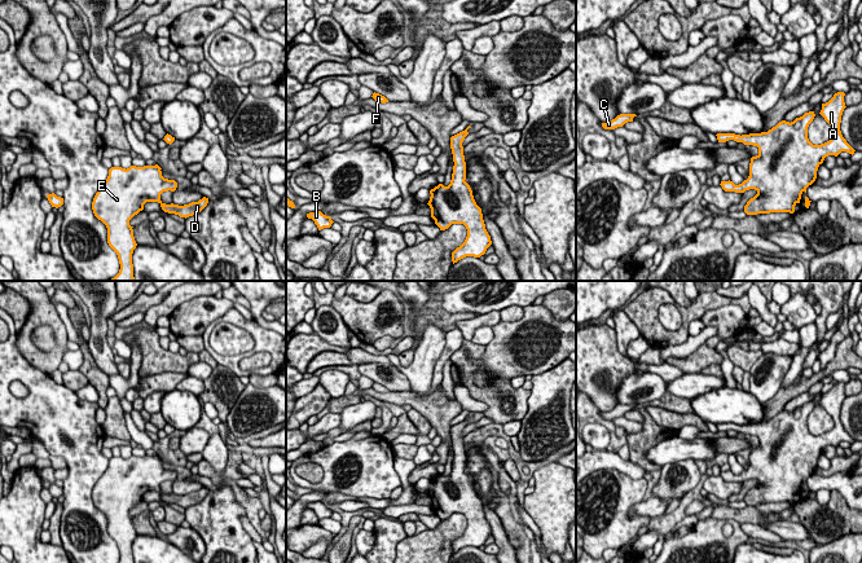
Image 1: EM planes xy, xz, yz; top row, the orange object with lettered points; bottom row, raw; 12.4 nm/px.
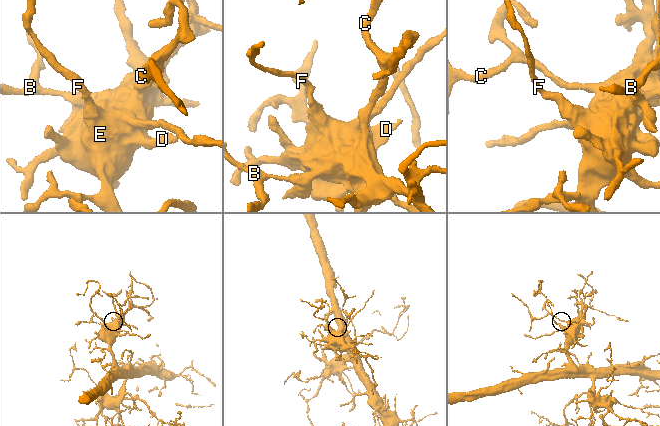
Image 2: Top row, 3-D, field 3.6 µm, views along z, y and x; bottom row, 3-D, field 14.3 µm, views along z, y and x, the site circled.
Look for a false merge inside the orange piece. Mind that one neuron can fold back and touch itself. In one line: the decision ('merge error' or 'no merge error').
no merge error

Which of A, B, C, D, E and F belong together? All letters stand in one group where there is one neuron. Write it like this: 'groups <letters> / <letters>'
groups A B C D E F

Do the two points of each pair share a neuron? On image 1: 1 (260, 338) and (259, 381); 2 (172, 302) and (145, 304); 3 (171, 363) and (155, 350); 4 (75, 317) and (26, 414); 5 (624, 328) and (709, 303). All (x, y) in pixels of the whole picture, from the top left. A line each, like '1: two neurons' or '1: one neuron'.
1: two neurons
2: two neurons
3: one neuron
4: two neurons
5: two neurons

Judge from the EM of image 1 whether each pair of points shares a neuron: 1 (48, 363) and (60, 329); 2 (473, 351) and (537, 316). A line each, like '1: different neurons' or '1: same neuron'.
1: same neuron
2: different neurons

